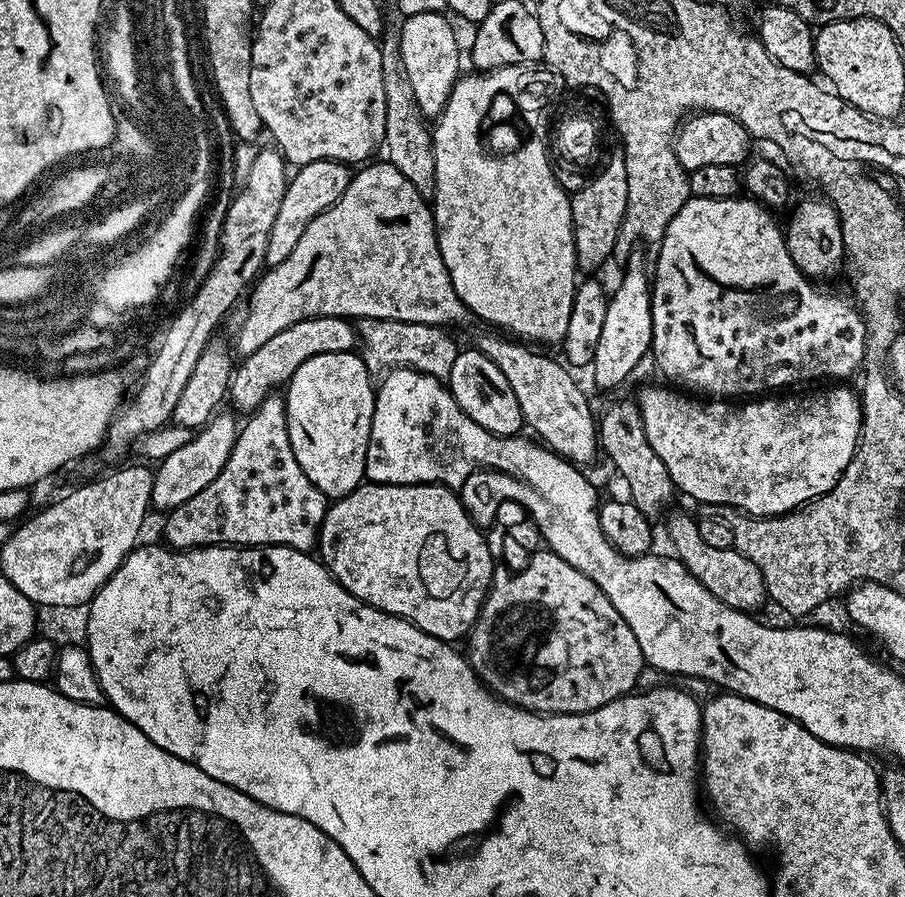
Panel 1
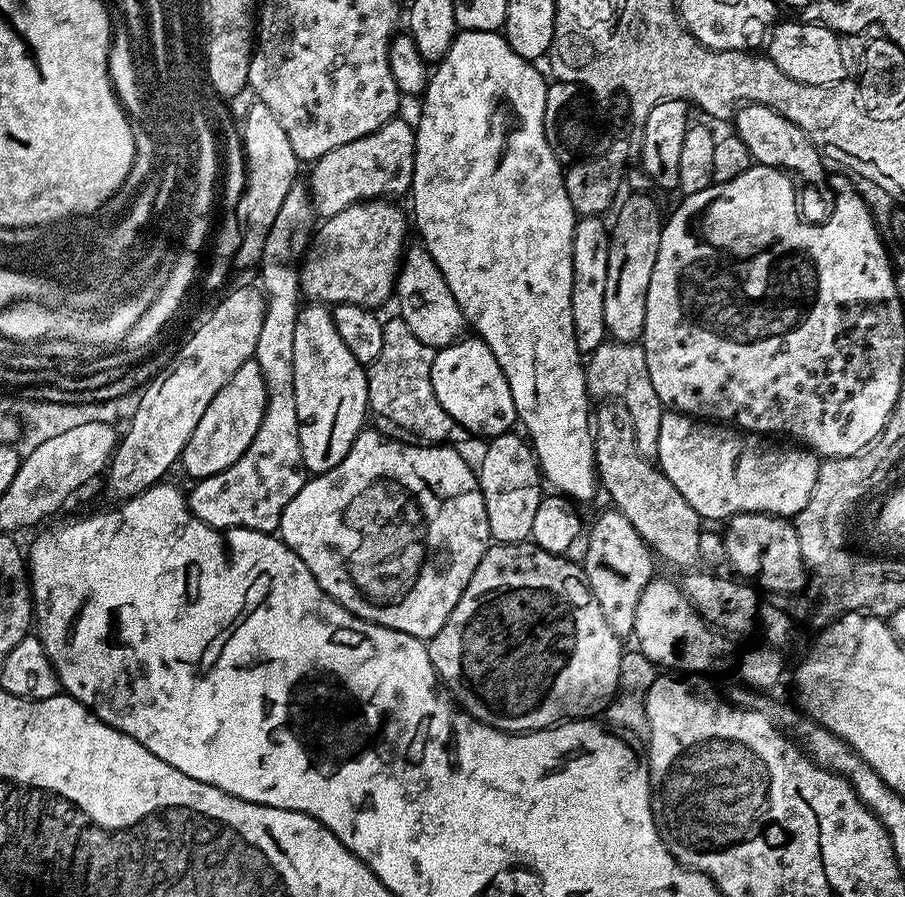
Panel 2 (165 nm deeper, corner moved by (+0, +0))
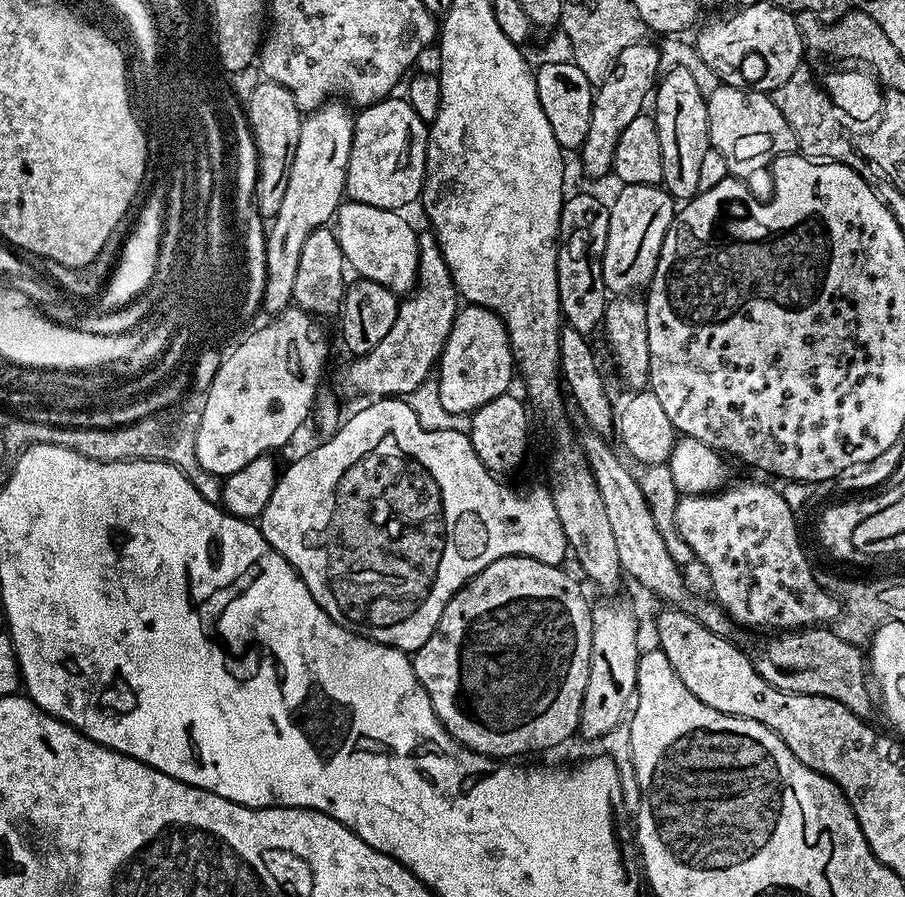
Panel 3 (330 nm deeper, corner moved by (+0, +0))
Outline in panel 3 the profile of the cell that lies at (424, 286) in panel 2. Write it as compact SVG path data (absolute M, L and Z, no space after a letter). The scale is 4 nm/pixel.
M353 200L341 201L334 217L334 231L345 263L357 277L386 286L397 296L407 295L416 285L419 233L395 209L367 206Z

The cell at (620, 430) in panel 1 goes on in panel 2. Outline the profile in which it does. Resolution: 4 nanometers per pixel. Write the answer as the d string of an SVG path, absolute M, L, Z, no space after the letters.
M605 342L596 347L586 360L589 397L601 396L601 401L617 400L626 406L634 426L634 438L643 456L655 457L658 450L658 426L662 426L665 409L660 403L654 386L650 383L650 370L646 370L646 354L639 343L621 344Z

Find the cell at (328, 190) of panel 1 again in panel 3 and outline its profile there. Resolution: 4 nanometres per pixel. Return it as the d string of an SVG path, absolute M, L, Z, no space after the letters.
M385 98L377 104L369 104L355 113L352 125L352 145L346 166L344 191L347 199L367 206L404 210L407 204L416 204L424 190L426 150L428 149L429 125L409 106L407 99Z

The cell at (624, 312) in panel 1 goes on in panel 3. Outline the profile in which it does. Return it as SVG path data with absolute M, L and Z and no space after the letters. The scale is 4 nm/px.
M626 184L618 202L608 209L610 226L606 234L606 250L602 258L604 286L612 294L636 294L647 289L658 266L664 235L678 211L669 192L651 184Z

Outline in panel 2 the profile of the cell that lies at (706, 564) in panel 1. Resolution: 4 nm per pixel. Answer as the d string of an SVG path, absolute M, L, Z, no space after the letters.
M610 400L599 405L601 408L594 412L594 443L596 445L596 475L601 489L608 491L612 499L611 507L620 512L626 518L630 518L630 526L638 530L640 537L646 541L652 550L662 559L674 564L683 570L692 570L701 563L698 550L698 538L701 534L702 517L696 513L694 506L678 494L674 482L666 478L659 467L649 457L643 456L638 450L638 442L634 438L634 426L630 422L630 414L626 414L626 406L622 406L617 400Z

